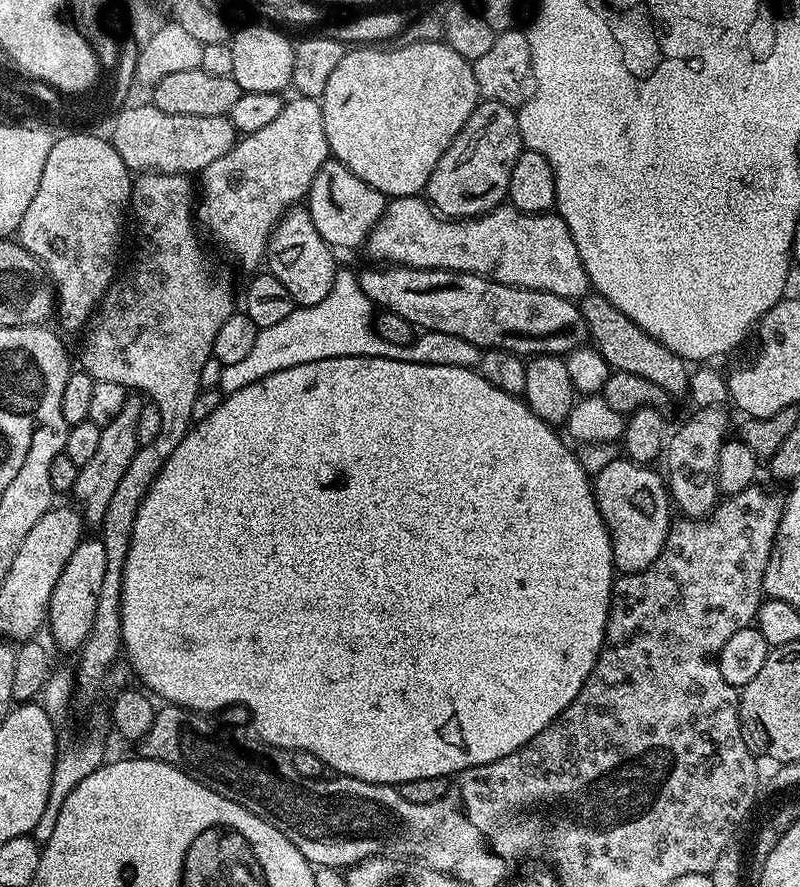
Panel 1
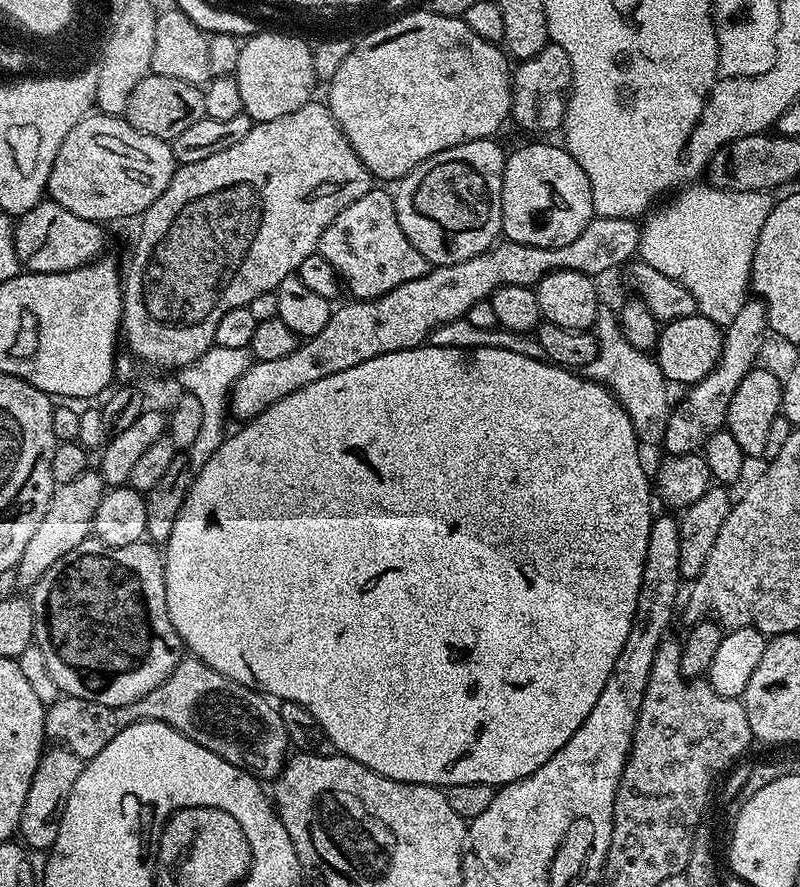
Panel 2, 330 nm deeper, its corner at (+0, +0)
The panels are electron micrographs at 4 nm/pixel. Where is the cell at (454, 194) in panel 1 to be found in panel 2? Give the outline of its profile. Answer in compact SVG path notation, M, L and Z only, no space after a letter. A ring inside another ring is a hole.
M489 138L486 140L471 140L470 142L462 142L458 146L454 146L450 150L442 150L438 154L434 154L430 158L426 158L421 164L416 165L414 171L404 176L394 188L394 199L396 201L396 213L398 214L398 222L402 226L402 230L406 234L406 238L410 238L410 242L418 250L418 254L422 254L428 259L429 265L439 266L442 264L457 264L458 262L466 262L470 258L474 258L478 254L487 252L501 239L502 236L502 178L504 177L504 161L506 159L506 148L499 144L499 139Z

